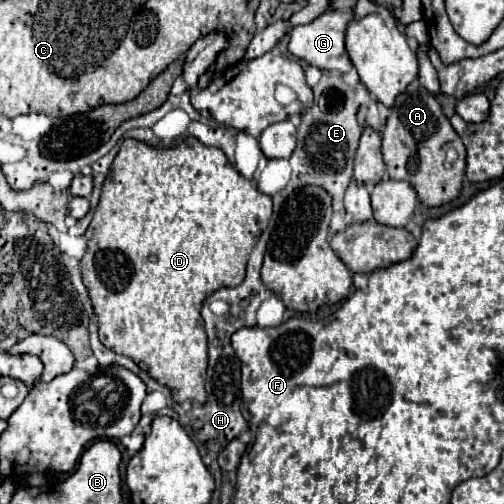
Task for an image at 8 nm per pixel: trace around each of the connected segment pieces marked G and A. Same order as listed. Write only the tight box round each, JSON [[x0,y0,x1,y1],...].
[[289,11,353,73],[383,83,465,207]]

